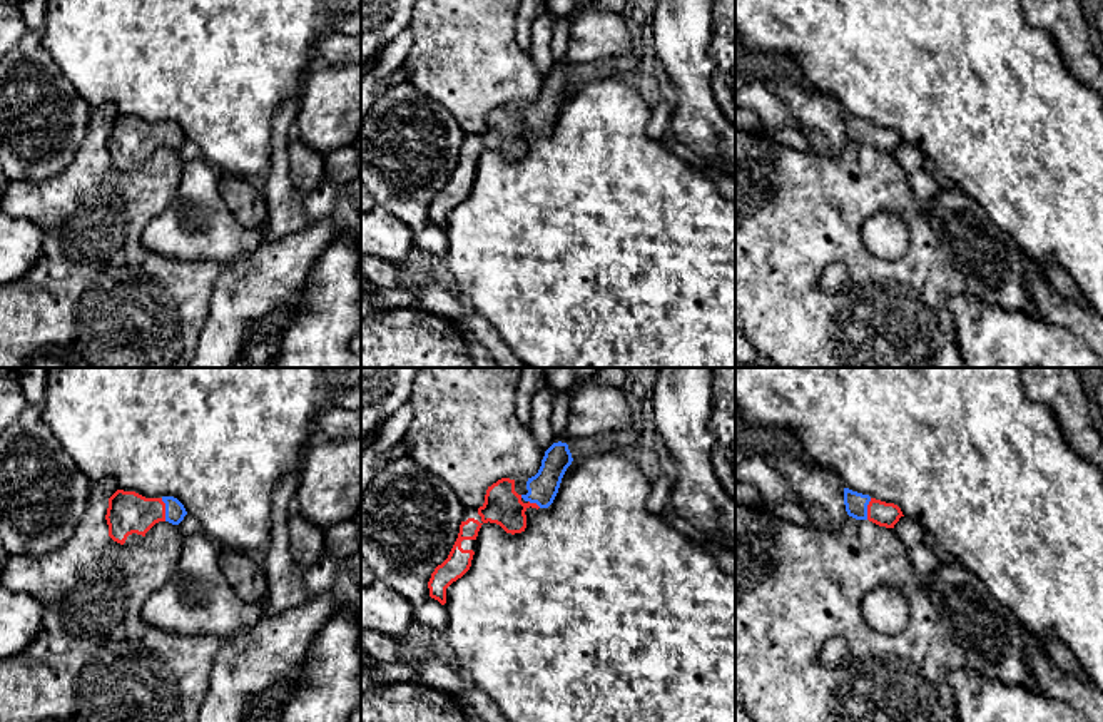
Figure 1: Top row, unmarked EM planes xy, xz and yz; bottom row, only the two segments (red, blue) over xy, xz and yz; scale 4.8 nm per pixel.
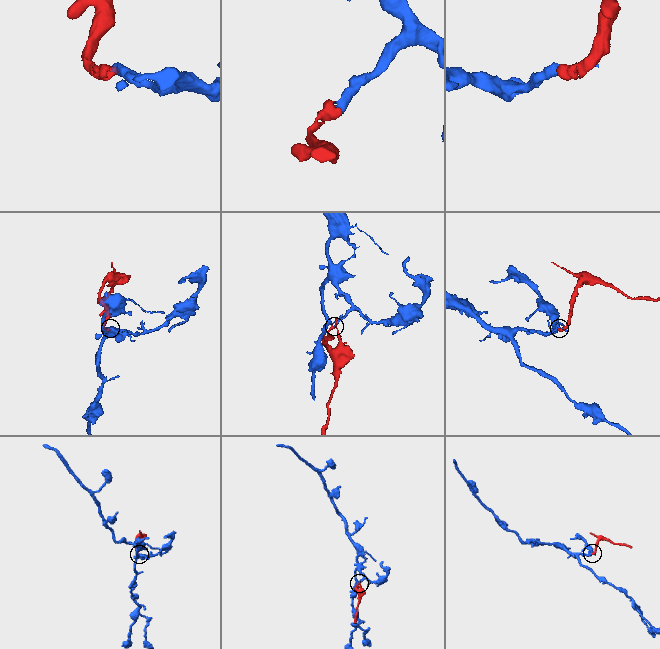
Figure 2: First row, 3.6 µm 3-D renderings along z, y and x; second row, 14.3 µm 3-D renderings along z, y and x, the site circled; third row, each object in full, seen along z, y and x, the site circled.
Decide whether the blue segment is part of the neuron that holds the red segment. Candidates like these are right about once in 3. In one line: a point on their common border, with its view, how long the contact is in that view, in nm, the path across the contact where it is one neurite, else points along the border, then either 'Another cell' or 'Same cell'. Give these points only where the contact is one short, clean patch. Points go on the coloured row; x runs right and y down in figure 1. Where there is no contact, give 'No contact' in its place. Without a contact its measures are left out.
Touches red at xy (164, 510). Shared border 110 nm. Path across: xy (129, 512), (164, 510), (174, 510). Same cell

